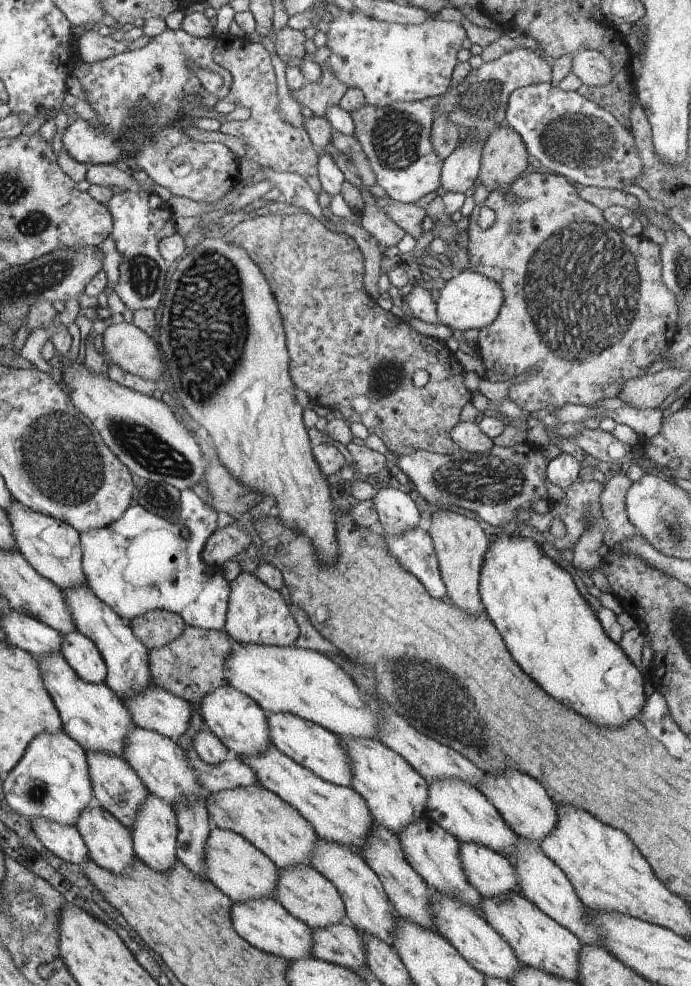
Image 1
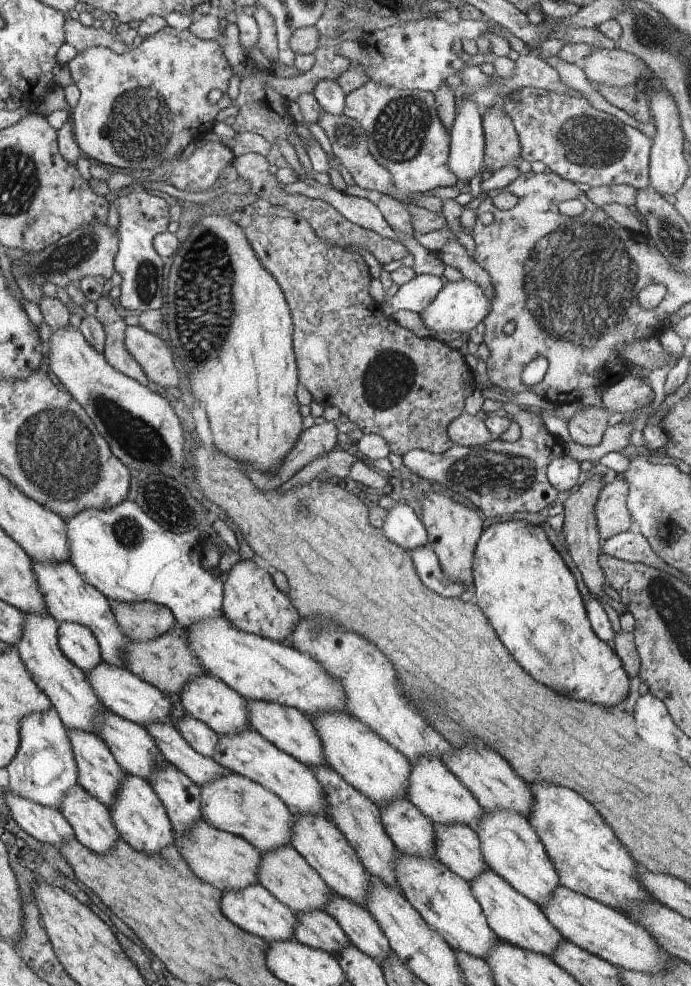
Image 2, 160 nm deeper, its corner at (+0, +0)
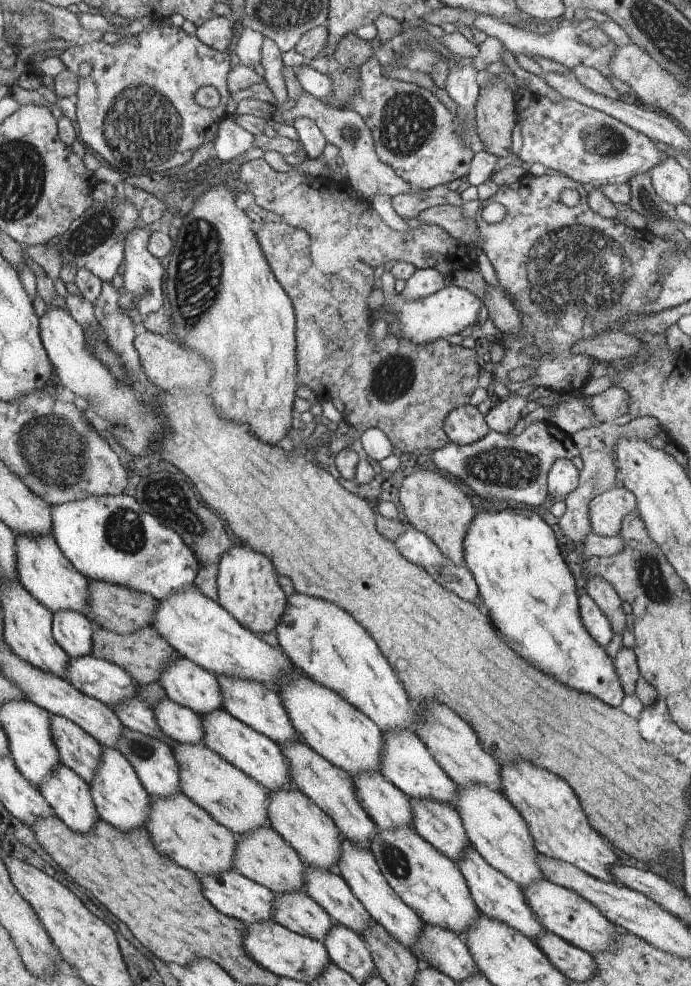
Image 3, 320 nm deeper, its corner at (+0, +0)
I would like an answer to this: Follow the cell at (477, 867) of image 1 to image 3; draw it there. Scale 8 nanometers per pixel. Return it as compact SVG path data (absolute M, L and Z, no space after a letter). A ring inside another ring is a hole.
M409 798L409 803L415 831L450 860L457 862L471 843L454 806L424 798Z

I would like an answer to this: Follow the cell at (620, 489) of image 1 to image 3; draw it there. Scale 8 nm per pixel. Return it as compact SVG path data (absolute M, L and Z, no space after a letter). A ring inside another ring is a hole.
M626 487L614 488L588 503L591 532L603 537L618 535L622 519L637 508L637 498Z

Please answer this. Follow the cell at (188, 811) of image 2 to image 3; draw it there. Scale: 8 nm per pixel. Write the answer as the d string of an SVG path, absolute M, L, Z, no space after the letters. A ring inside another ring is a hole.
M124 727L121 735L117 738L116 745L117 749L131 761L131 764L139 775L139 779L152 799L182 793L179 783L178 763L176 762L172 748L163 740Z

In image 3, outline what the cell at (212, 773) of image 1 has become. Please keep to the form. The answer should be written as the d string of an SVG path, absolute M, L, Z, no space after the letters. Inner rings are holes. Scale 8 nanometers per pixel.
M137 696L134 699L128 699L127 702L115 704L111 709L124 726L163 740L172 750L179 746L159 728L152 708L146 702L139 700Z

